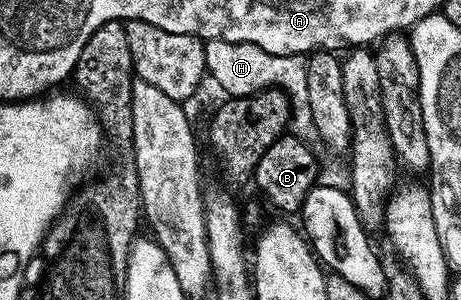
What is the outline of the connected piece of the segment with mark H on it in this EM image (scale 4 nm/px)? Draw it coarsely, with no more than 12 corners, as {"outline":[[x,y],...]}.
{"outline":[[207,40],[205,71],[233,96],[287,93],[289,133],[318,138],[305,55]]}

